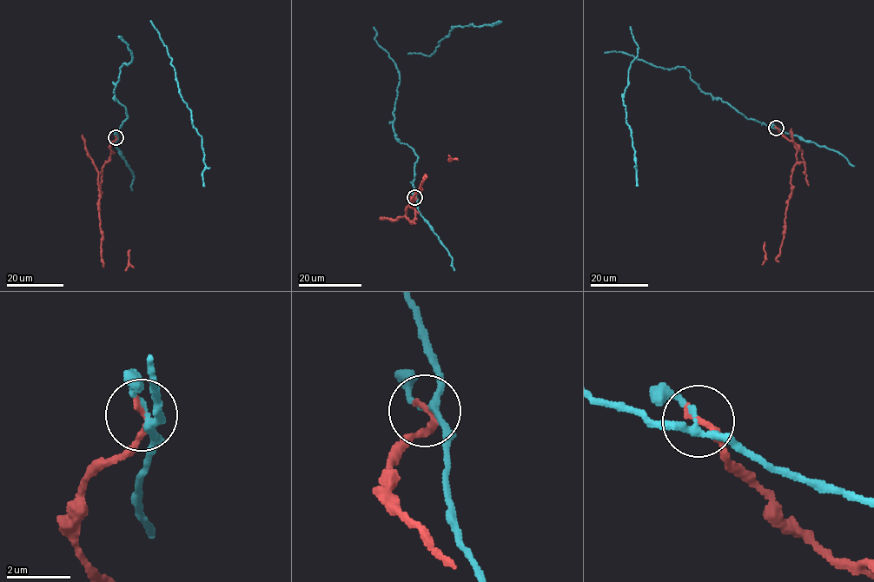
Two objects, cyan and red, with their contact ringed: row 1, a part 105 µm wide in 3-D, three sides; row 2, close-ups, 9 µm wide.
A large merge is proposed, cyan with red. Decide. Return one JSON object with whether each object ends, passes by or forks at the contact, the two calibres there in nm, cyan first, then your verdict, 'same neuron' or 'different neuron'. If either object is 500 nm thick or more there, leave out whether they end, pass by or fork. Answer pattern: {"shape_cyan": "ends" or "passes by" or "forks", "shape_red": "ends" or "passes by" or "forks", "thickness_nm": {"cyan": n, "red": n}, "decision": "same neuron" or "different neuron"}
{"shape_cyan": "forks", "shape_red": "ends", "thickness_nm": {"cyan": 170, "red": 220}, "decision": "different neuron"}

